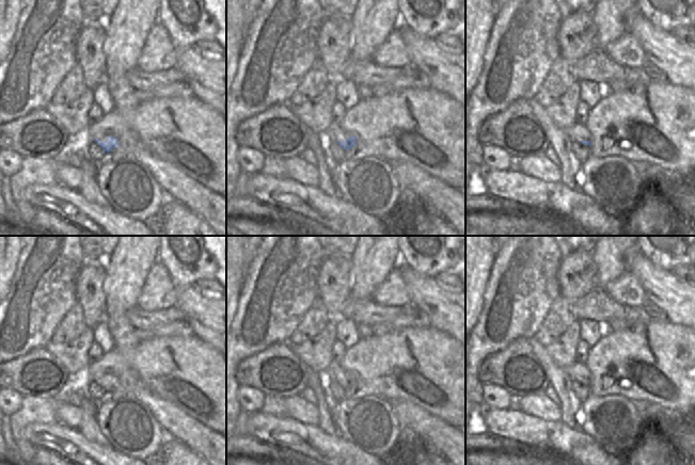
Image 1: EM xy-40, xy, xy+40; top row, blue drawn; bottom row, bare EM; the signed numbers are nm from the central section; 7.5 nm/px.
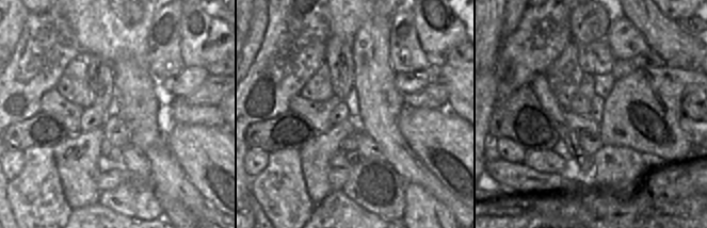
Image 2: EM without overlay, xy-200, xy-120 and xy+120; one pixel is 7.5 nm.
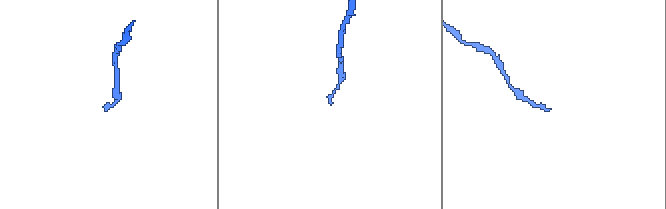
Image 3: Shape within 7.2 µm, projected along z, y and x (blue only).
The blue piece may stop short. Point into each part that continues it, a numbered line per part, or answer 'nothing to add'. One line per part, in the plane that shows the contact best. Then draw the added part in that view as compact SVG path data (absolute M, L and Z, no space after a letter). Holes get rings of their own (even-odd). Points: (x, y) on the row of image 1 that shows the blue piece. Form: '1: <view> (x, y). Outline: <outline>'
1: xy-40 (96, 154). Outline: M94 141L90 142L88 146L88 154L95 162L100 162L105 155L102 149Z

